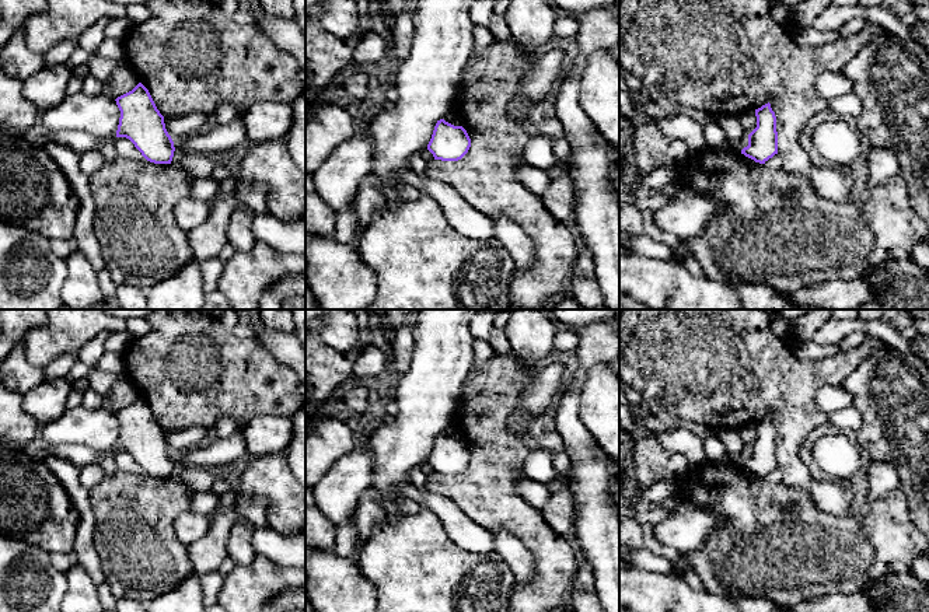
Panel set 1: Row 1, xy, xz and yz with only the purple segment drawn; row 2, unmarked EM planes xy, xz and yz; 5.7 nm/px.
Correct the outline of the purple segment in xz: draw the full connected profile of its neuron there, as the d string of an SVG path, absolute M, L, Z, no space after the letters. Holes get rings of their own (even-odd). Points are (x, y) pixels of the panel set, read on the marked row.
M444 119L437 120L427 150L434 160L458 161L471 147L471 139L462 126L454 126Z

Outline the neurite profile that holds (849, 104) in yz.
M851 92L832 99L827 99L827 108L838 116L851 116L858 119L860 115L862 104L860 98Z

